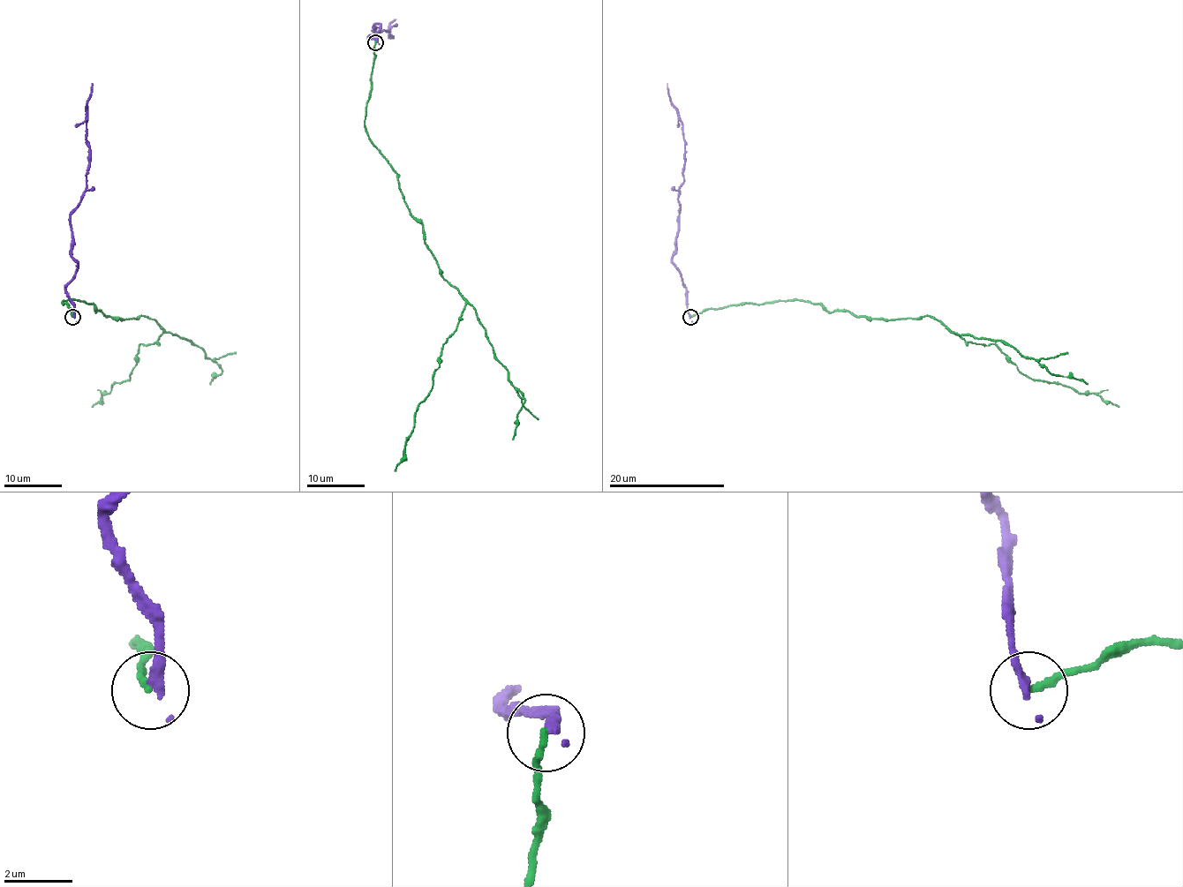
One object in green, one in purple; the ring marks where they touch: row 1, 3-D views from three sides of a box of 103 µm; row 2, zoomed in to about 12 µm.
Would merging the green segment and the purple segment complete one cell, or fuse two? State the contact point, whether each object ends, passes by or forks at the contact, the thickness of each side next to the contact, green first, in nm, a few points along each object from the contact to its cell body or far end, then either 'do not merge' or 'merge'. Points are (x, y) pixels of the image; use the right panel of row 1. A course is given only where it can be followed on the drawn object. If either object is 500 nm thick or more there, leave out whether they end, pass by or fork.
(690, 317) | green ends | purple ends | 200/280 nm | green via (689, 316), (780, 300), (860, 316), (938, 319), (967, 341), (994, 343), (1035, 379), (1119, 407) | purple via (689, 316), (685, 284), (673, 261), (685, 140), (678, 108), (671, 101), (666, 83) | do not merge

